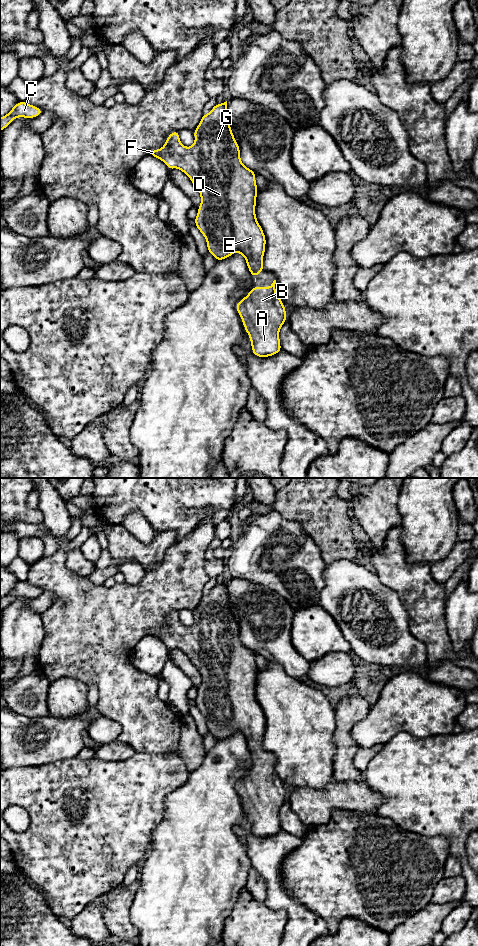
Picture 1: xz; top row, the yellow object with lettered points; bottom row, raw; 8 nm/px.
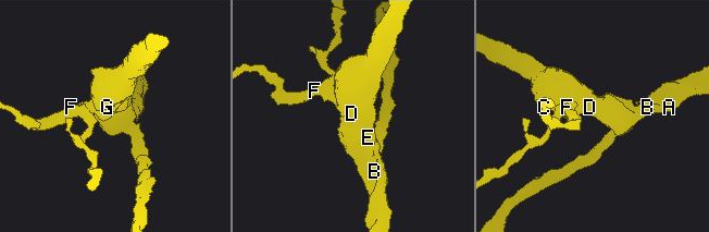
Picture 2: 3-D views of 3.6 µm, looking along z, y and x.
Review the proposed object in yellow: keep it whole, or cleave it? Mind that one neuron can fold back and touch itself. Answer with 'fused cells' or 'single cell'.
single cell

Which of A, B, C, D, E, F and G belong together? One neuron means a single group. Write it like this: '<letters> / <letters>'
A B C D E F G

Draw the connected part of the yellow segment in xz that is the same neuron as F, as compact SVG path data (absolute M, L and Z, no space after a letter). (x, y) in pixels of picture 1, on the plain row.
M227 581L220 584L217 583L207 595L202 595L199 605L194 610L194 617L195 623L191 627L186 628L180 622L179 610L174 611L167 617L165 625L161 629L150 630L148 635L163 641L169 650L175 647L180 649L198 669L201 676L201 684L198 687L194 703L206 719L208 732L217 741L224 740L233 733L241 733L246 740L249 752L256 757L264 750L262 742L266 725L264 712L255 694L258 672L255 660L256 654L241 642L240 628L230 608Z

